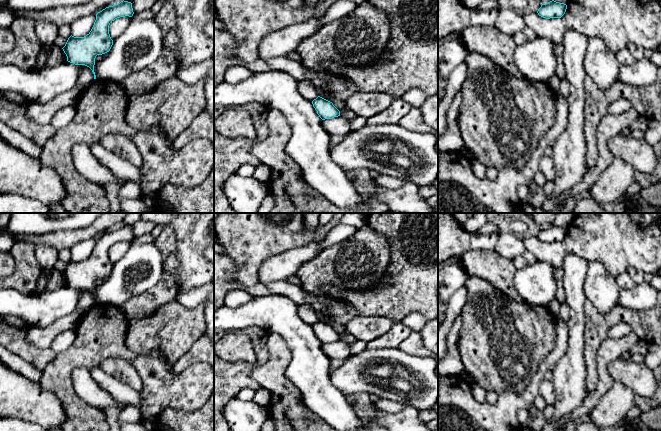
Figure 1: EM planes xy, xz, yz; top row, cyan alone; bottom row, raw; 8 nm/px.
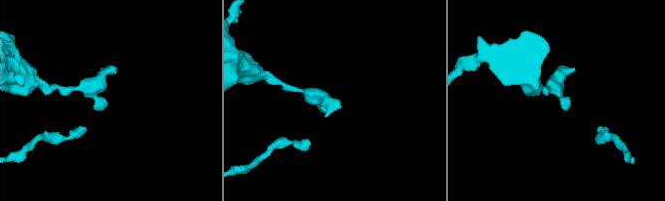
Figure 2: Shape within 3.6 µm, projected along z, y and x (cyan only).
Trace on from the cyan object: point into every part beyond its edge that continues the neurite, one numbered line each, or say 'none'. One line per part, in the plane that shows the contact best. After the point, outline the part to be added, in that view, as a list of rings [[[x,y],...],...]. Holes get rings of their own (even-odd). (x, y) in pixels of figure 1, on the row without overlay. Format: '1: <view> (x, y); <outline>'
none

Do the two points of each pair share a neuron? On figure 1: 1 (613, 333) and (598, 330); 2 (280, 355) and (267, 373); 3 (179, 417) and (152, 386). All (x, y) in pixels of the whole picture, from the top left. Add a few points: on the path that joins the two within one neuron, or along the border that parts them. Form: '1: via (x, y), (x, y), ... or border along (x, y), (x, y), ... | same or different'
1: border along (622, 321), (613, 325), (609, 329), (607, 336) | different
2: via (279, 359), (271, 369) | same
3: border along (194, 409), (175, 410), (165, 408), (157, 415) | different

